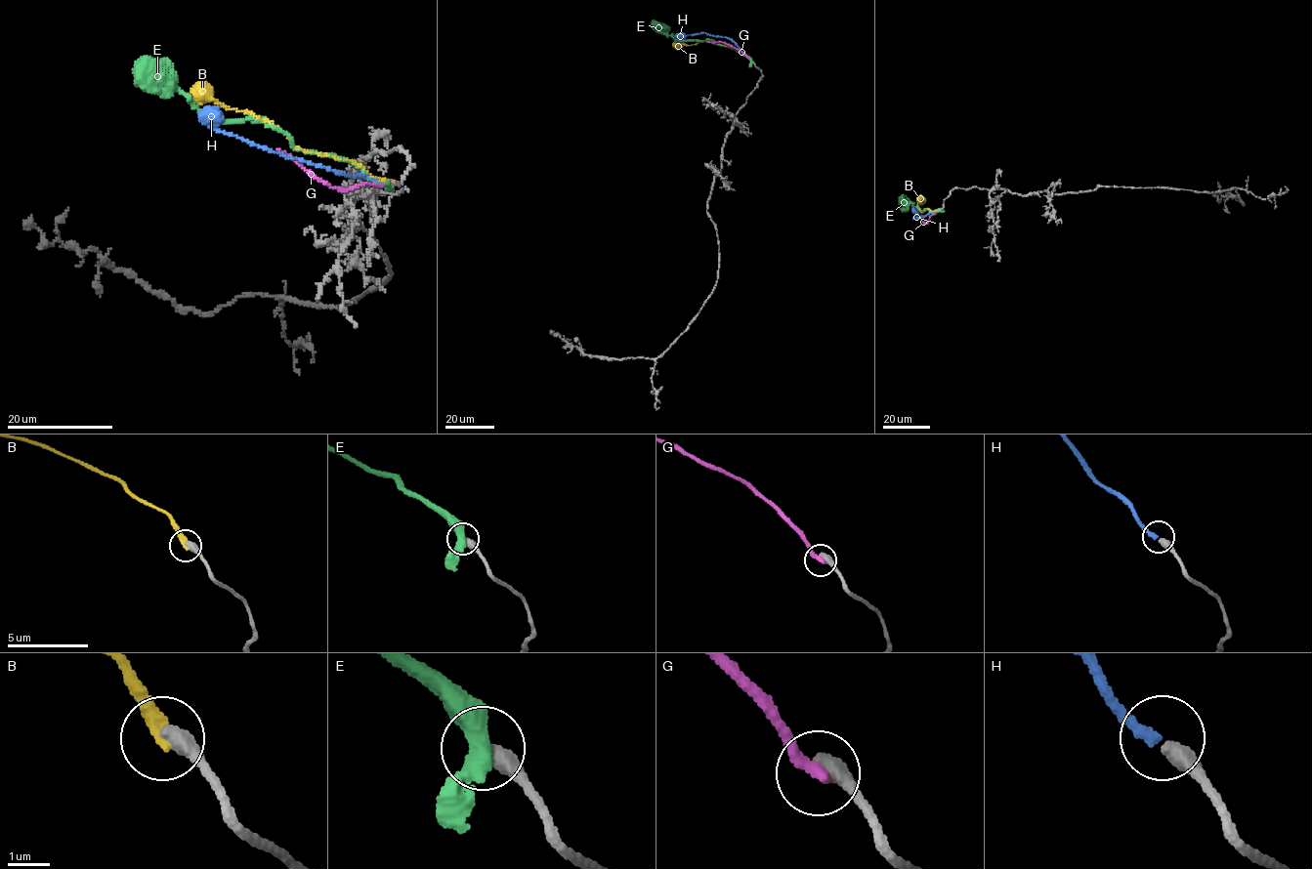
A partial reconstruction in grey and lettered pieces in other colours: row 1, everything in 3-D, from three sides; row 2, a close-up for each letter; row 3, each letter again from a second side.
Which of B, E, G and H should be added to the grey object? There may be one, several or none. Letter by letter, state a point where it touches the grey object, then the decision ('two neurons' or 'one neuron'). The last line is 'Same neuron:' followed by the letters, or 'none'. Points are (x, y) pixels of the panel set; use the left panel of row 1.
B: contact (390, 182); two neurons
E: contact (390, 183); two neurons
G: contact (391, 183); two neurons
H: contact (389, 182); one neuron
Same neuron: H

